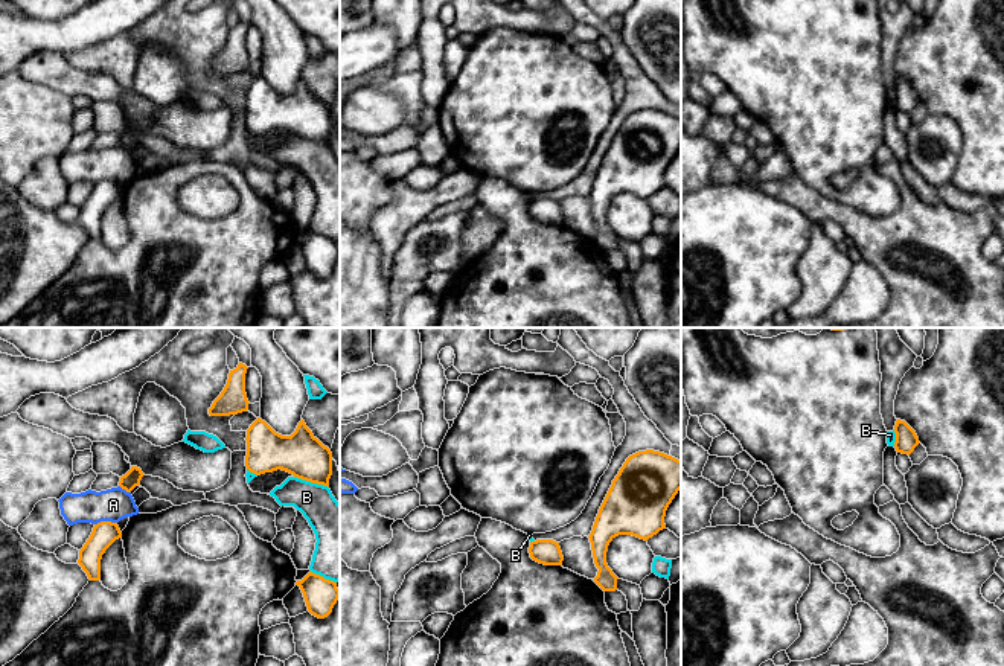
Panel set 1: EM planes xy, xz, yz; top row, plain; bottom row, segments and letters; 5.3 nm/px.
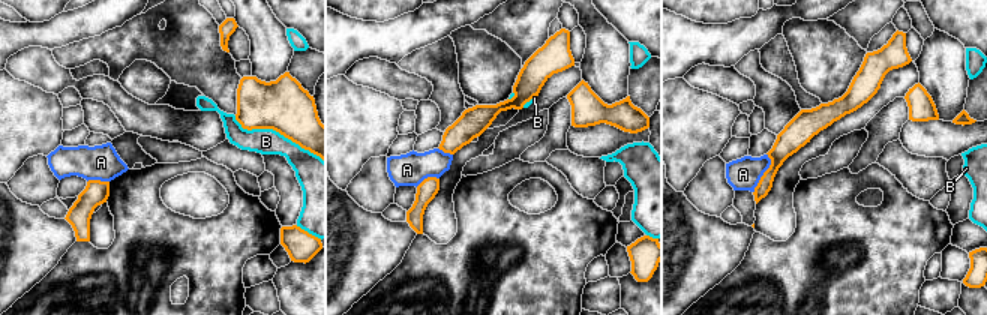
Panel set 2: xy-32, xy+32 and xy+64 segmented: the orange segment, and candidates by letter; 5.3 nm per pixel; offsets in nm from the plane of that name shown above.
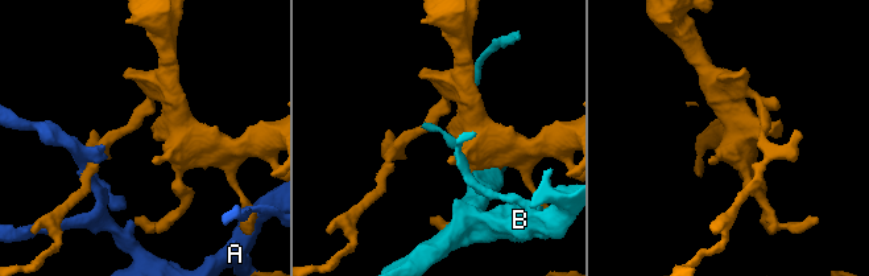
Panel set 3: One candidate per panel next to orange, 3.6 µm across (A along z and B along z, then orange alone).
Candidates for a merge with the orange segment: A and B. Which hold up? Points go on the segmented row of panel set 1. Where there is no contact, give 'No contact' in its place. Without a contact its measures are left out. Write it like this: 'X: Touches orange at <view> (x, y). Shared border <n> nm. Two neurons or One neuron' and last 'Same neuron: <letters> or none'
A: Touches orange at xy (105, 521). Shared border 120 nm. Two neurons
B: Touches orange at xy (311, 482). Shared border 200 nm. Two neurons
Same neuron: none

